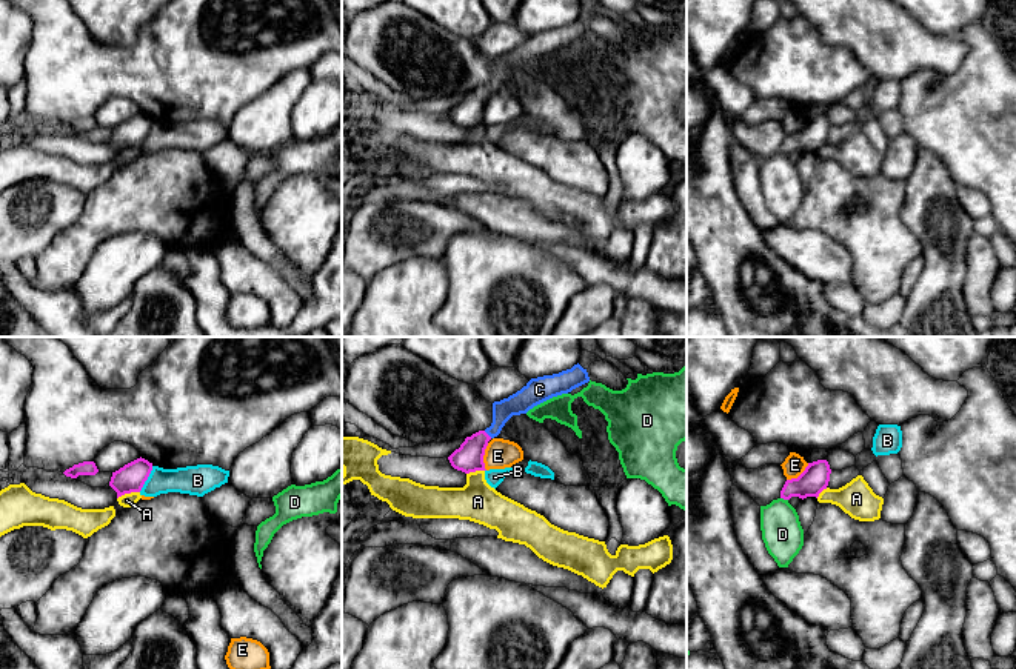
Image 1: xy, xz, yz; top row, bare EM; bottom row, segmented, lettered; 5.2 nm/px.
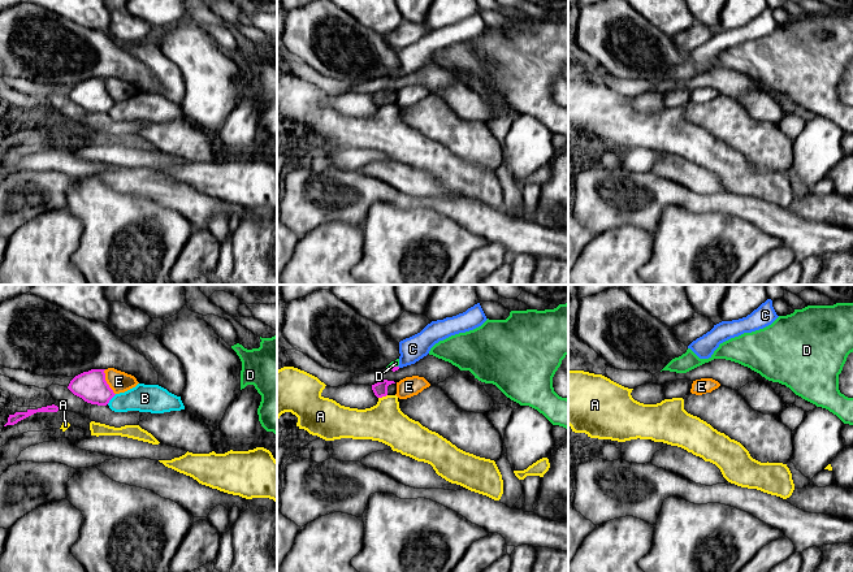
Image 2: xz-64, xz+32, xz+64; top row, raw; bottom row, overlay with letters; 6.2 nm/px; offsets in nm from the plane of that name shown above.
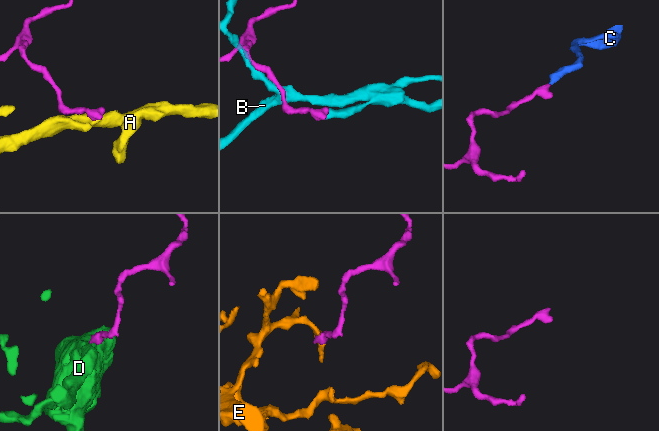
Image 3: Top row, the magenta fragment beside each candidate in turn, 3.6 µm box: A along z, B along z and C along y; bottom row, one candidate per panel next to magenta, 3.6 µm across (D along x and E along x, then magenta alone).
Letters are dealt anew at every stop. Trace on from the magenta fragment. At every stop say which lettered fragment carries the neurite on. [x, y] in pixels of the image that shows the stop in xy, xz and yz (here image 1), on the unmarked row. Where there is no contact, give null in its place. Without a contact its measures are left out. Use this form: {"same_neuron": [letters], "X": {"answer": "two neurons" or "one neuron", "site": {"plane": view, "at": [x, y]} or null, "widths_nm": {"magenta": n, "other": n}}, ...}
{"same_neuron": ["C"], "A": {"answer": "two neurons", "site": {"plane": "xy", "at": [128, 148]}, "widths_nm": {"magenta": 150, "other": 70}}, "B": {"answer": "two neurons", "site": {"plane": "xy", "at": [147, 134]}, "widths_nm": {"magenta": 150, "other": 160}}, "C": {"answer": "one neuron", "site": {"plane": "xz", "at": [487, 89]}, "widths_nm": {"magenta": 150, "other": 120}}, "D": {"answer": "two neurons", "site": {"plane": "yz", "at": [784, 154]}, "widths_nm": {"magenta": 150, "other": 220}}, "E": {"answer": "two neurons", "site": {"plane": "xz", "at": [482, 113]}, "widths_nm": {"magenta": 150, "other": 160}}}

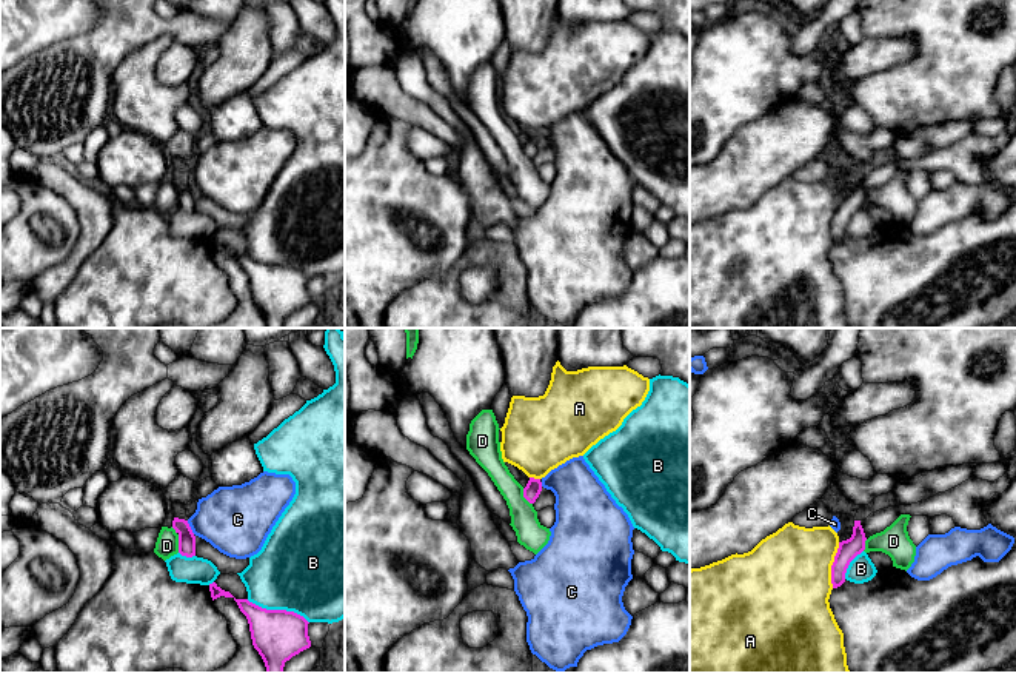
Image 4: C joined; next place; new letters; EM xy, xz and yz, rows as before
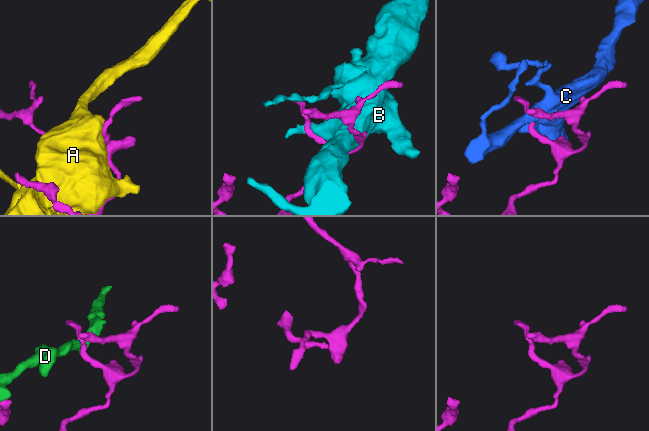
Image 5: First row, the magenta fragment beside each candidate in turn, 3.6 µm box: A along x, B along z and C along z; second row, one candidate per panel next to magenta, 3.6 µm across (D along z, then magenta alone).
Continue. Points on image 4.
{"same_neuron": [], "A": {"answer": "two neurons", "site": {"plane": "yz", "at": [832, 220]}, "widths_nm": {"magenta": 100, "other": 460}}, "B": {"answer": "two neurons", "site": {"plane": "xy", "at": [277, 265]}, "widths_nm": {"magenta": 280, "other": 460}}, "C": {"answer": "two neurons", "site": {"plane": "xy", "at": [190, 182]}, "widths_nm": {"magenta": 100, "other": 360}}, "D": {"answer": "two neurons", "site": {"plane": "xy", "at": [179, 194]}, "widths_nm": {"magenta": 100, "other": 120}}}

